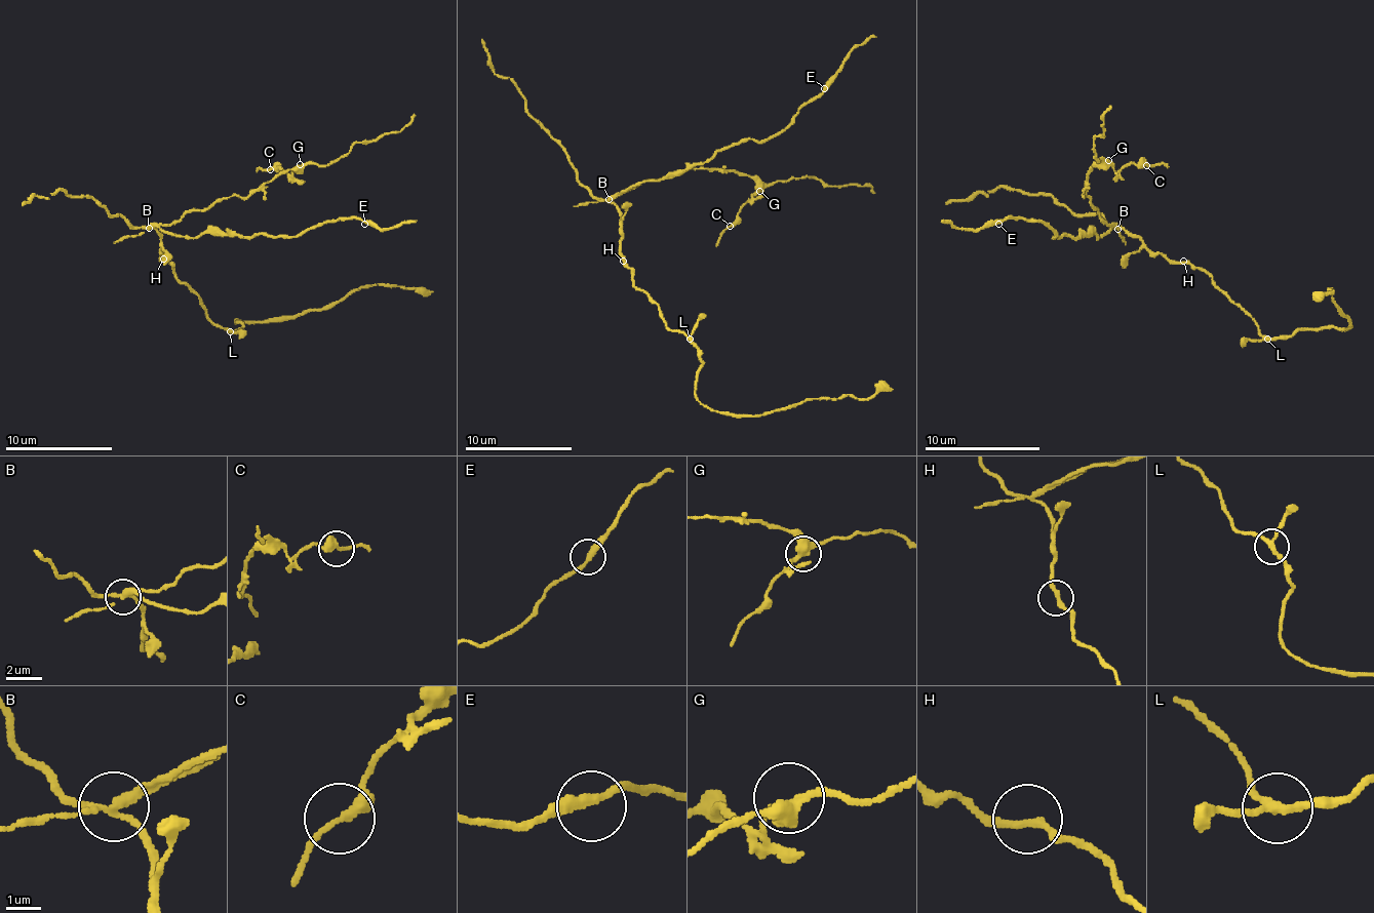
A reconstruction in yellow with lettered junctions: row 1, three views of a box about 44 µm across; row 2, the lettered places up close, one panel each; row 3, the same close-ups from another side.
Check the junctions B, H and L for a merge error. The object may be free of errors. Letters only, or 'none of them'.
B

